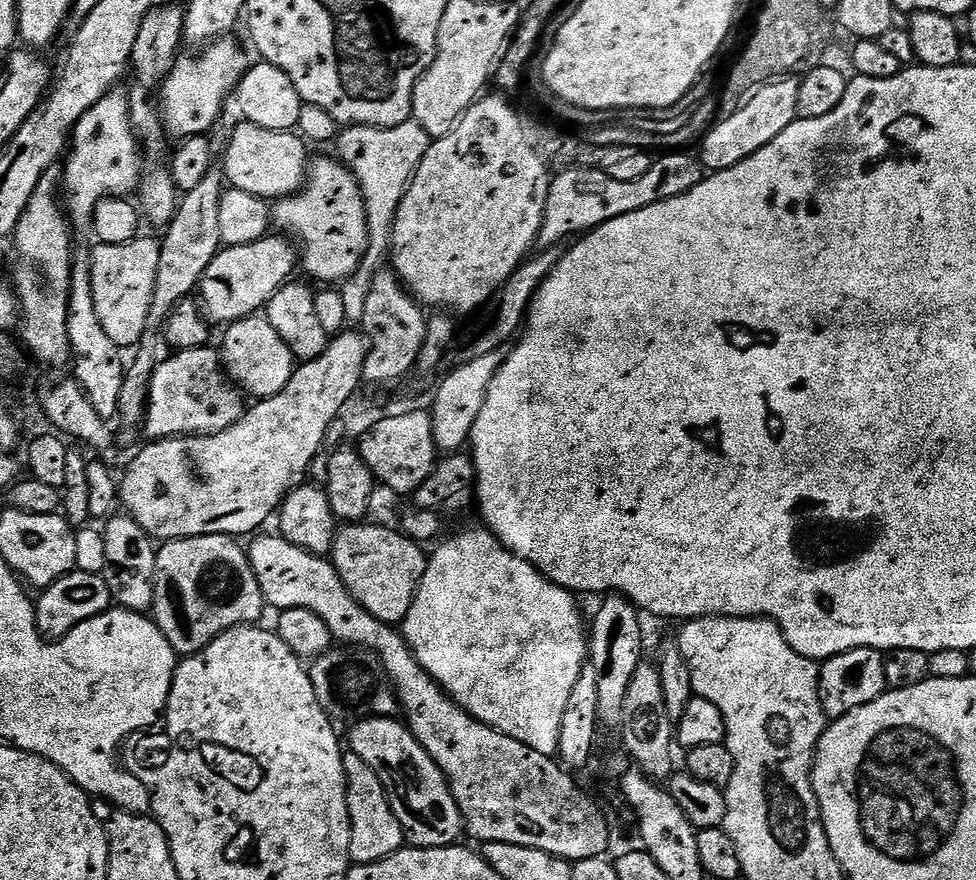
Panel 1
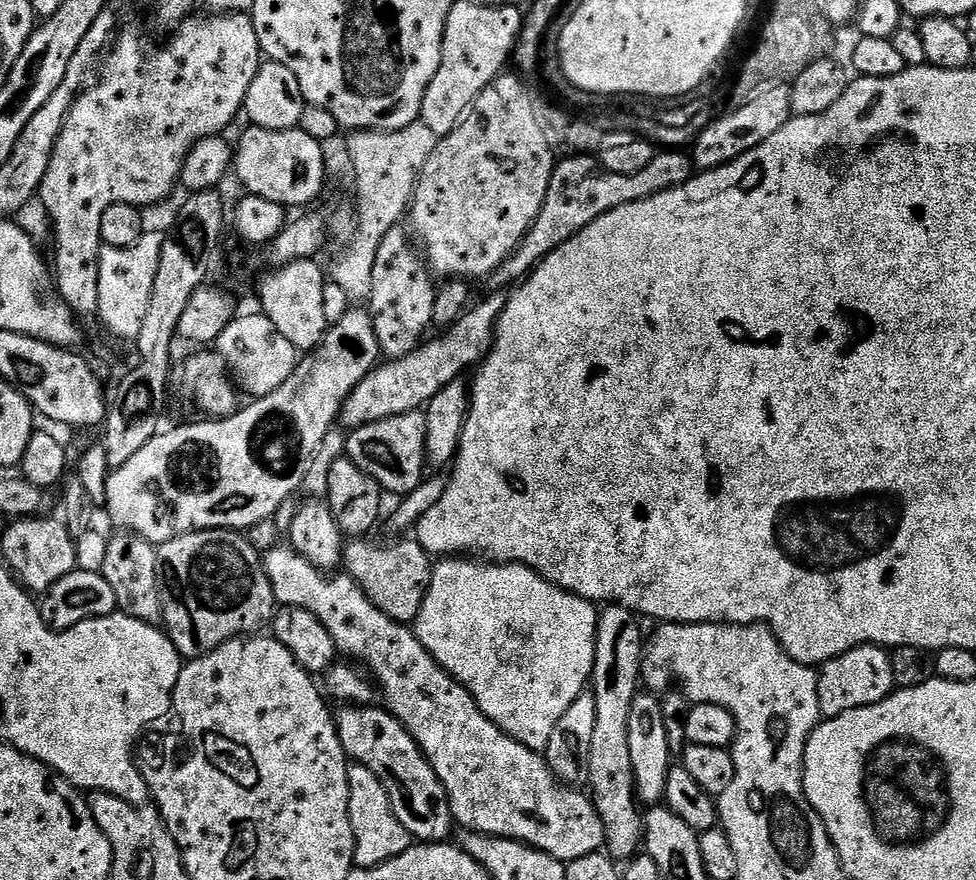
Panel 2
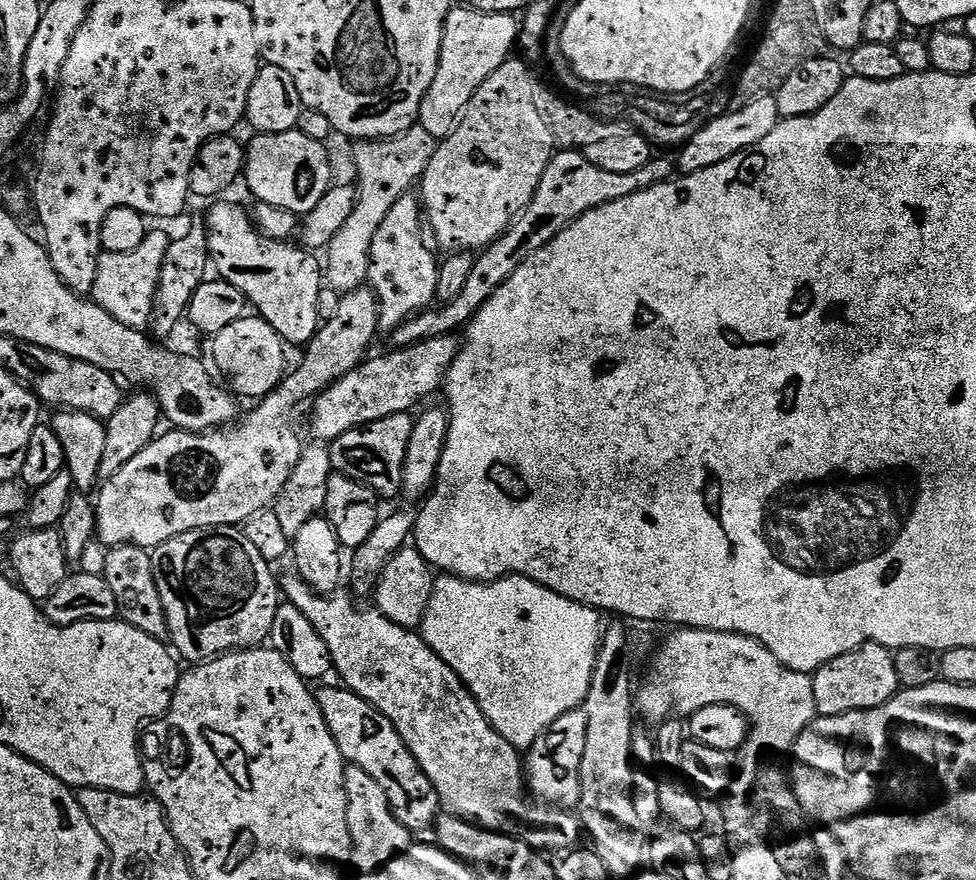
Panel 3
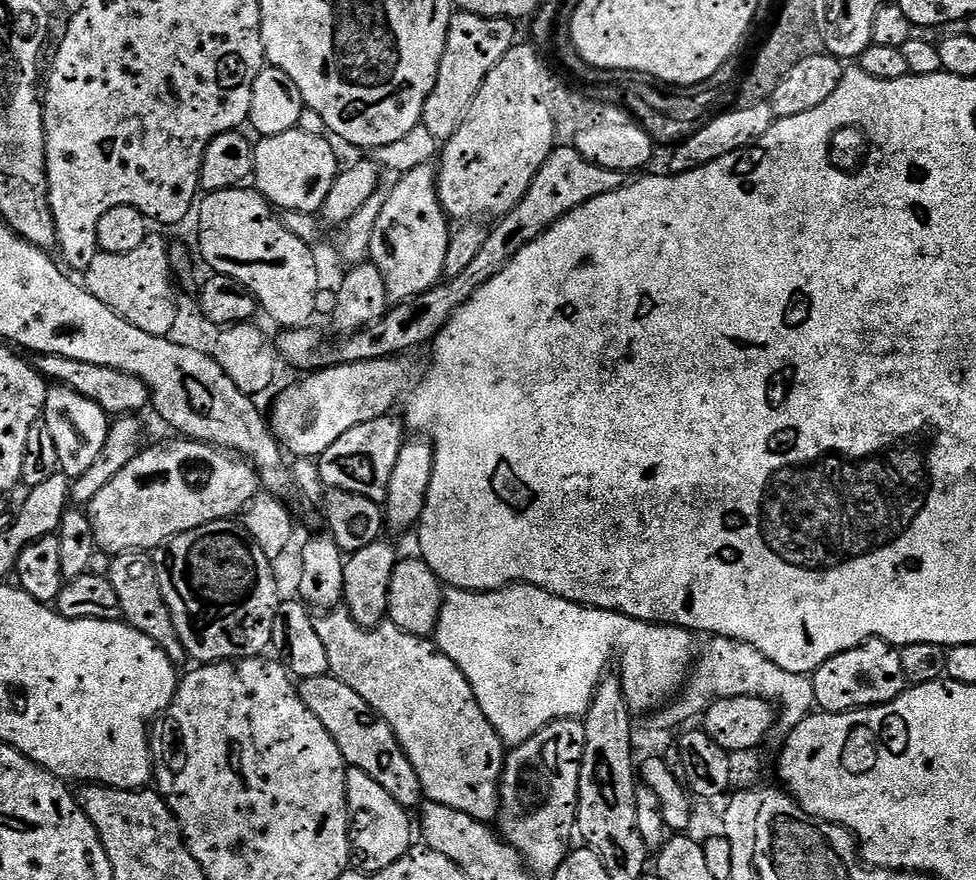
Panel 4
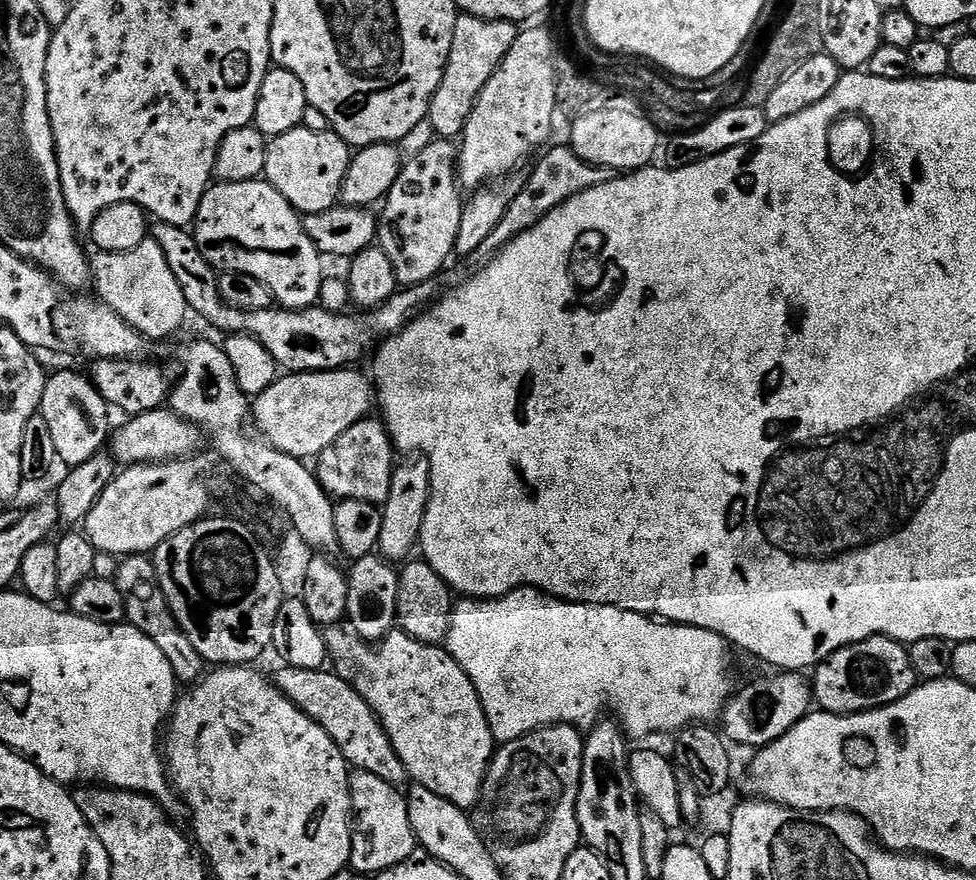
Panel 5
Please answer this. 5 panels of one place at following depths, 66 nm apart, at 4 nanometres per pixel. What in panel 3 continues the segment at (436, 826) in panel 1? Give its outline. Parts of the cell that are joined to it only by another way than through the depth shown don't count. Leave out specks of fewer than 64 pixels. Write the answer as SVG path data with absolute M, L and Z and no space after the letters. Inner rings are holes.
M326 686L317 691L317 700L327 726L338 742L339 752L348 764L359 766L370 774L385 791L387 800L395 811L395 817L407 829L419 832L431 829L442 810L433 783L410 754L397 728L376 707L370 706L360 696L343 686Z

